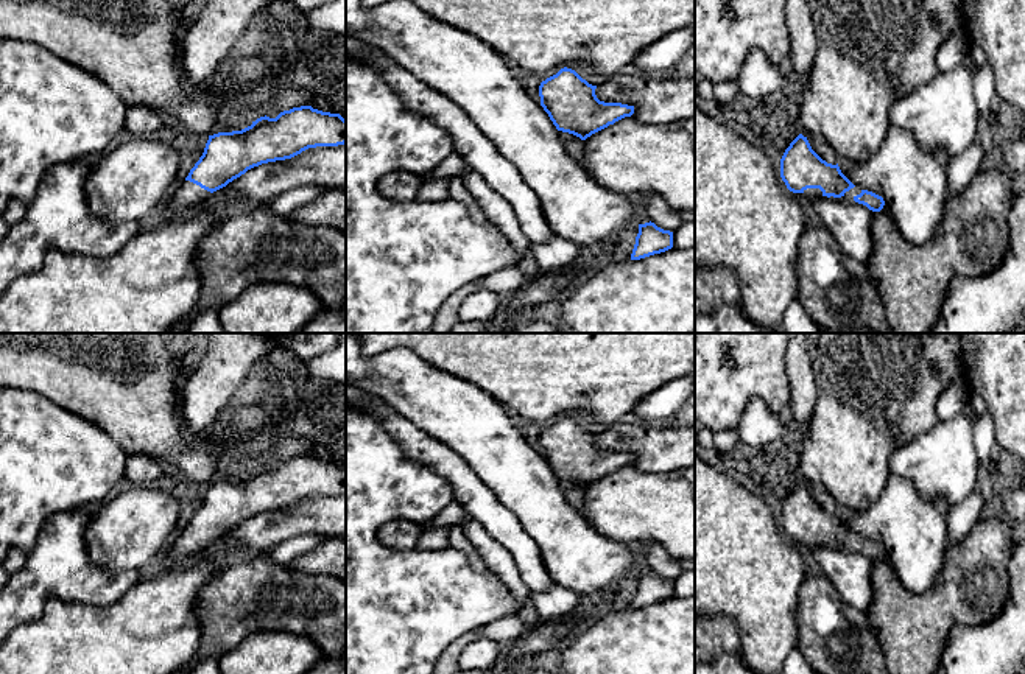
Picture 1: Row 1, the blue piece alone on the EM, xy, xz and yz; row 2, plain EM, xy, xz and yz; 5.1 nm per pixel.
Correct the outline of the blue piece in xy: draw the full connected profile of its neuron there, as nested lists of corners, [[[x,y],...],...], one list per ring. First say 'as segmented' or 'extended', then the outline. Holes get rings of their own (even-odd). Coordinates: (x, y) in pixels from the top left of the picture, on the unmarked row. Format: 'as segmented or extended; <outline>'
extended; [[[312,455],[284,459],[276,467],[260,465],[241,479],[209,484],[203,504],[170,551],[173,565],[254,515],[291,507],[308,497],[344,492],[346,469]]]

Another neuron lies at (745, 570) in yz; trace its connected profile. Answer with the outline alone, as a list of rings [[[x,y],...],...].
[[[695,453],[695,616],[723,615],[735,621],[741,658],[754,674],[780,674],[785,658],[798,648],[798,592],[805,576],[802,556],[793,540],[782,535],[763,498]]]

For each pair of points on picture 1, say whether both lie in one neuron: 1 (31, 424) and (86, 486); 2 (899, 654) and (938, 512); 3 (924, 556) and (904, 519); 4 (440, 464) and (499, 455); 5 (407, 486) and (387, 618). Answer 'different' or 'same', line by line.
1: same
2: different
3: same
4: different
5: same

